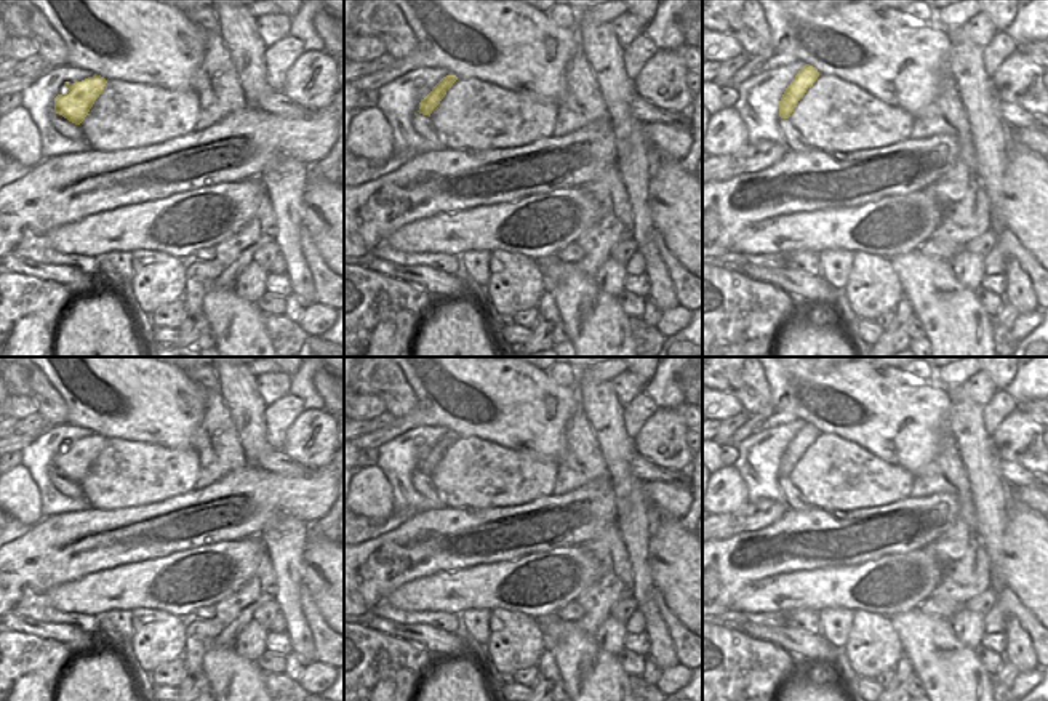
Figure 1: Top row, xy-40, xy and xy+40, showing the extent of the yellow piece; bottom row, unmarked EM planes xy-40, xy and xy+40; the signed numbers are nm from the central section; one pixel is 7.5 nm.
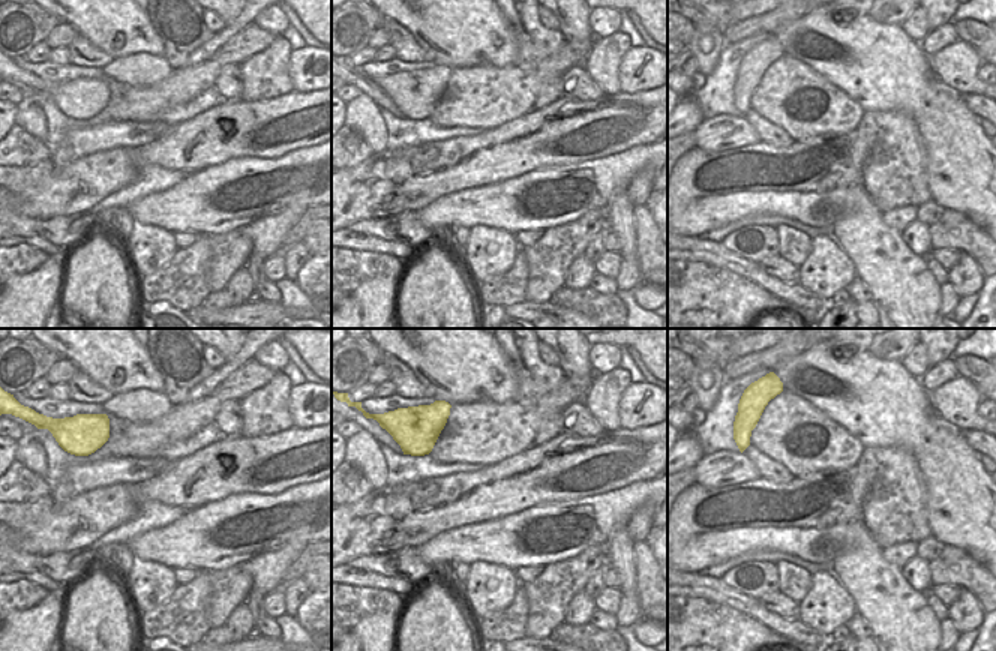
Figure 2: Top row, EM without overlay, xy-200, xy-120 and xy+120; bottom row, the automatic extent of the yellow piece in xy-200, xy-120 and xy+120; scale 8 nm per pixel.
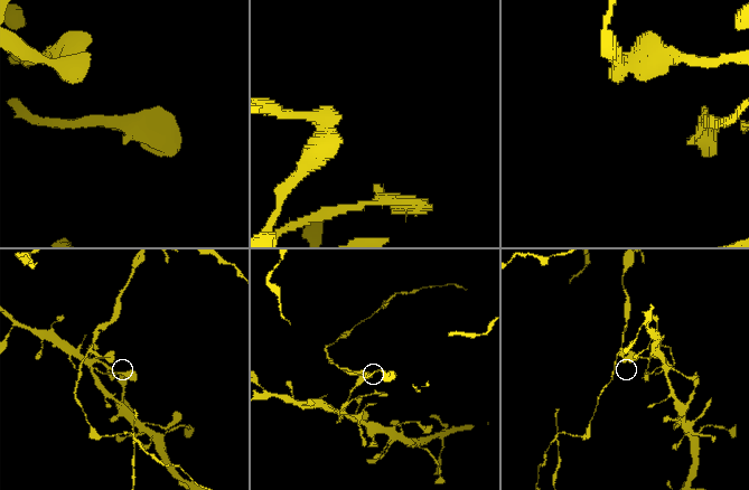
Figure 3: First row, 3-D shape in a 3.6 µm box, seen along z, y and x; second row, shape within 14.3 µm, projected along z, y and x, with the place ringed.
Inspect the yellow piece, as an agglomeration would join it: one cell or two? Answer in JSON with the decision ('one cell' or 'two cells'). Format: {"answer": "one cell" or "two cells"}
{"answer": "two cells"}

